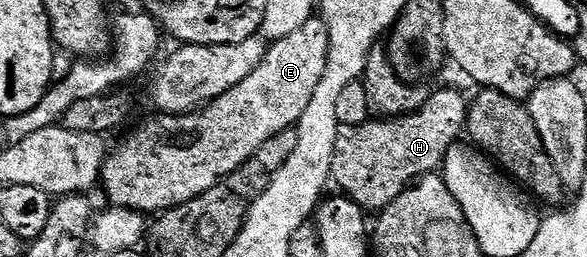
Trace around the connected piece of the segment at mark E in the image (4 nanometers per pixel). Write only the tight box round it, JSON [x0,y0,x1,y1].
[102,16,330,215]

